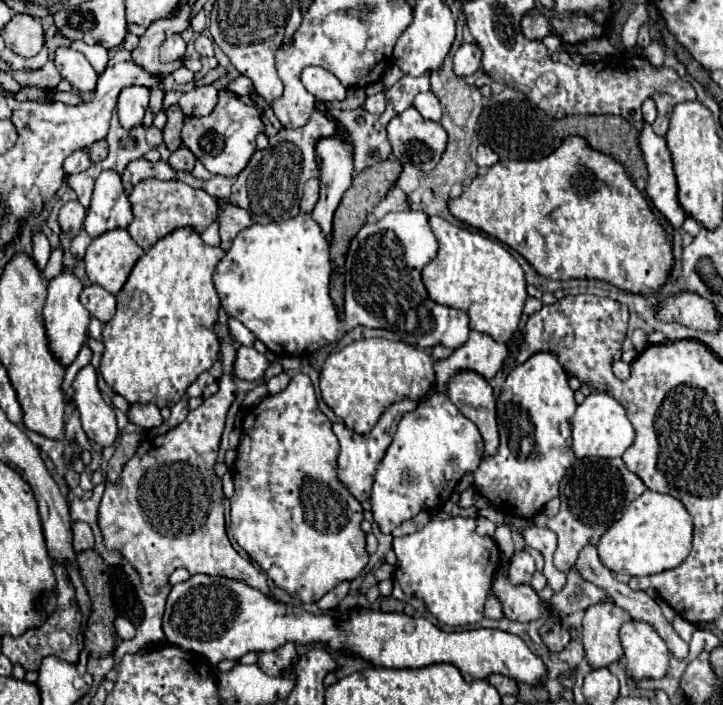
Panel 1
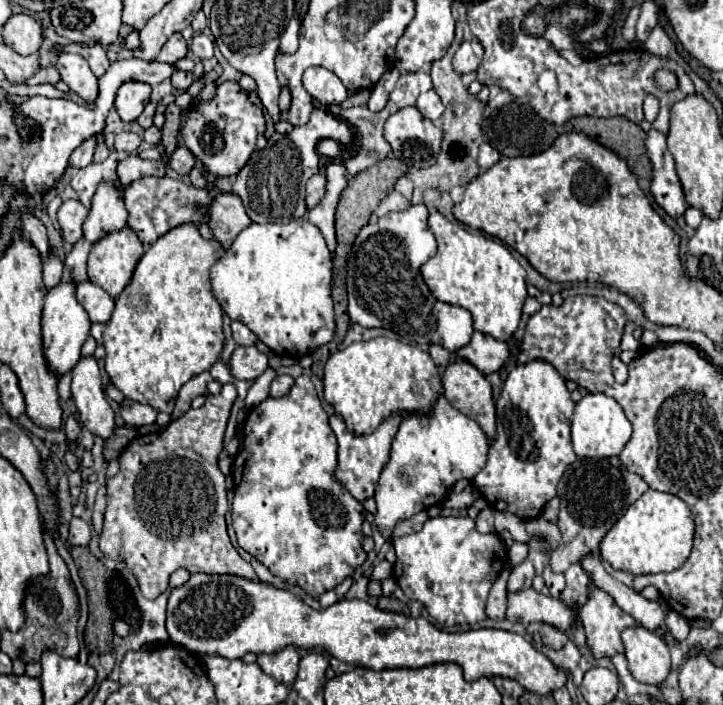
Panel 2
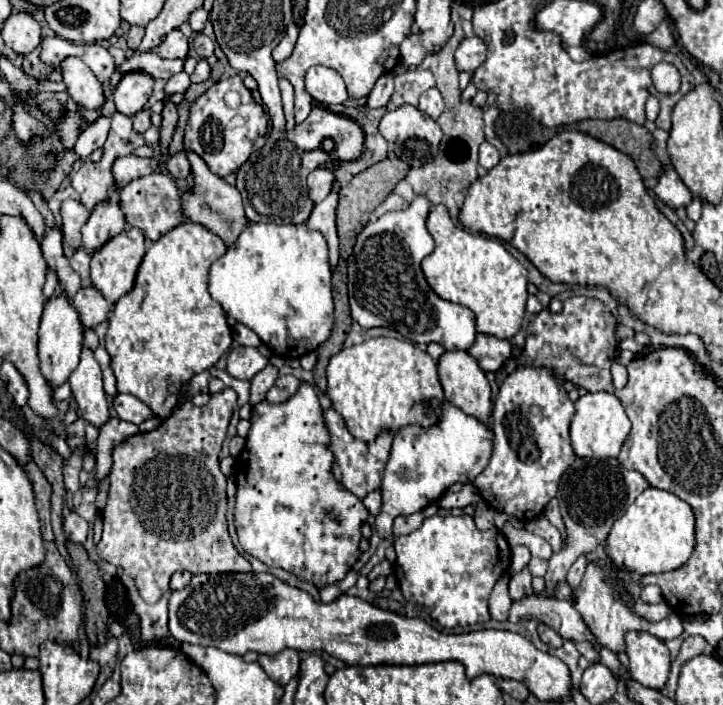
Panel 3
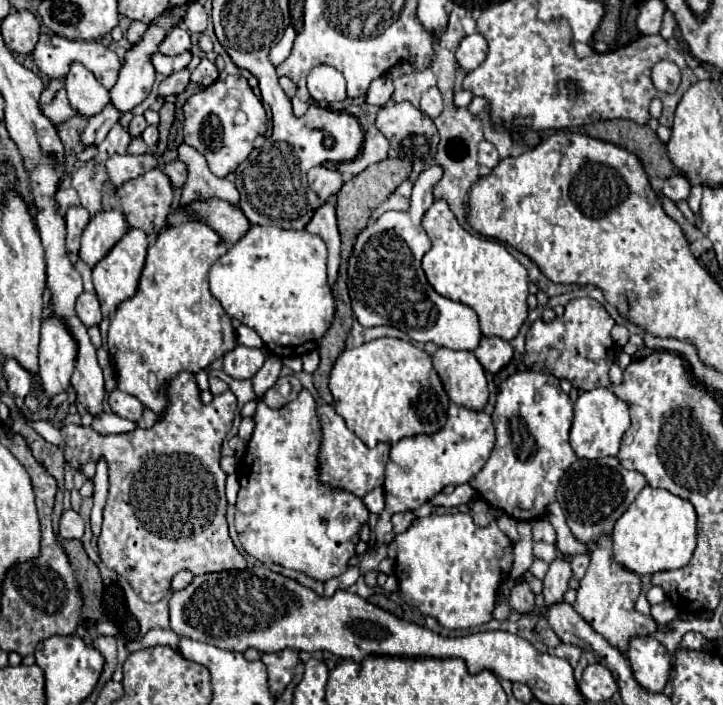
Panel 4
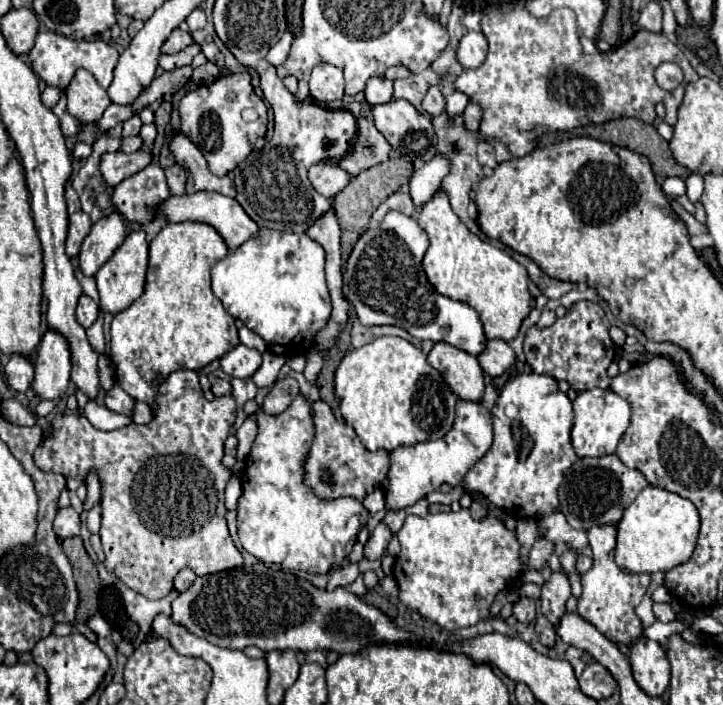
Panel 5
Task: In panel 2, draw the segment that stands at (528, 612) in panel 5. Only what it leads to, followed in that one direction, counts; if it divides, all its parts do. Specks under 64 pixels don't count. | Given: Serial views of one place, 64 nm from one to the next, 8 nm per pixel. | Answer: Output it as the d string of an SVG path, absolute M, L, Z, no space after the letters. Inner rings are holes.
M524 560L520 566L516 566L510 572L510 580L508 580L508 592L518 592L524 588L532 586L532 578L534 578L534 566L530 560Z

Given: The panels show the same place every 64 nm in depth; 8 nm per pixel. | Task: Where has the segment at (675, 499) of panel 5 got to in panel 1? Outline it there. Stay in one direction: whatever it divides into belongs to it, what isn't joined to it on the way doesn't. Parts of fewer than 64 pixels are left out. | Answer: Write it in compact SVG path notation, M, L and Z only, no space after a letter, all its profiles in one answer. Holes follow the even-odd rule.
M646 490L628 506L624 516L602 534L596 548L600 560L612 572L648 576L672 570L680 566L692 550L692 516L674 496Z

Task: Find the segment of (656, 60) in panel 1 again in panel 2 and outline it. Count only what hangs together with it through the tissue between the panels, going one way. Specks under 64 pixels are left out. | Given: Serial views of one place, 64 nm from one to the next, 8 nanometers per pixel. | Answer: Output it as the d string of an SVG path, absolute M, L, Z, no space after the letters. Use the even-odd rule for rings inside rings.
M656 26L656 28L650 32L650 36L646 38L646 42L644 42L644 48L646 48L650 54L658 54L658 56L666 56L672 46L674 46L674 44L672 44L672 40L668 38L668 34L664 32L662 26Z

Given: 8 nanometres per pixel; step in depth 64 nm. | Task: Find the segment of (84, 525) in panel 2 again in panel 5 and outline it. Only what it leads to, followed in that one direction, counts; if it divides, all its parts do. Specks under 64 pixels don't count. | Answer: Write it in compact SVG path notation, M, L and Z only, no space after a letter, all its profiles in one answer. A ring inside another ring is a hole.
M72 506L58 508L54 518L54 532L58 538L70 538L80 534L80 516Z

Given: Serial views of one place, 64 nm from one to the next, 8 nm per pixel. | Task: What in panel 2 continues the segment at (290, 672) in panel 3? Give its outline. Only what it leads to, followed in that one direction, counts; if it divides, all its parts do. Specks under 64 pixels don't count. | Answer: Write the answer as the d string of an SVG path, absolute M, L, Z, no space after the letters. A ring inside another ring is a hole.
M288 646L276 654L260 654L258 656L258 666L268 676L272 676L274 680L278 680L286 686L290 686L296 680L298 662L300 662L300 656L294 646Z

